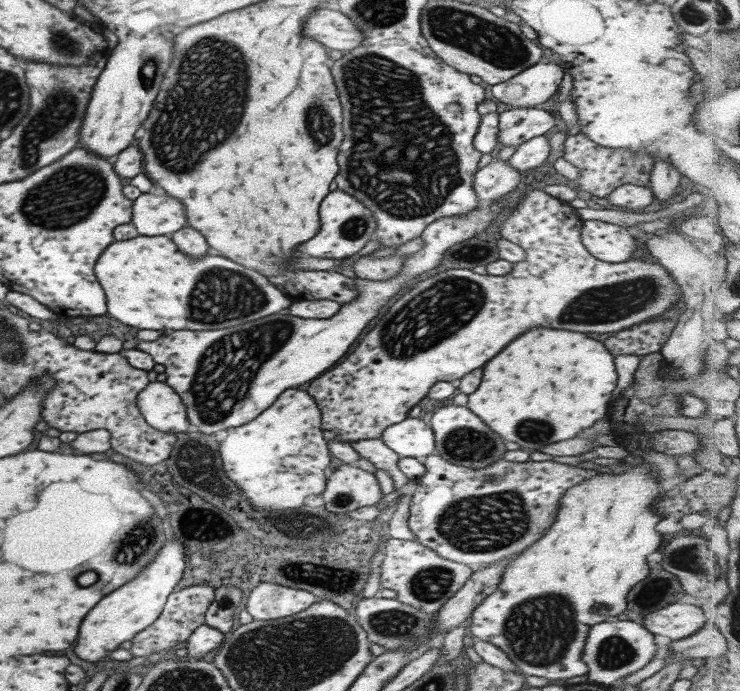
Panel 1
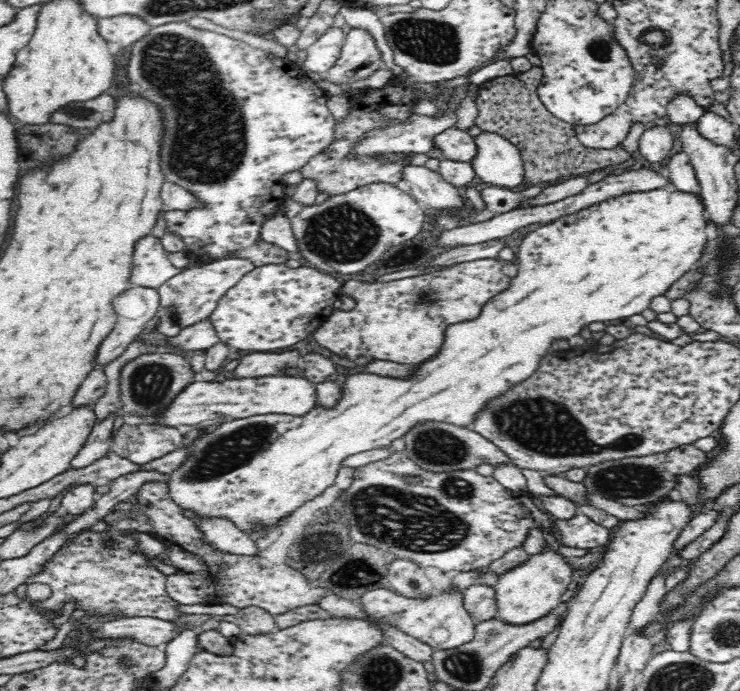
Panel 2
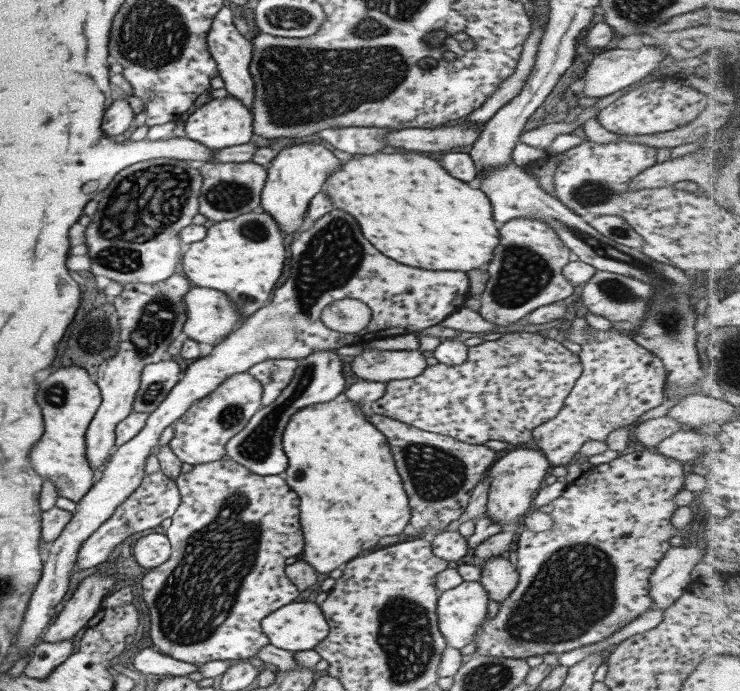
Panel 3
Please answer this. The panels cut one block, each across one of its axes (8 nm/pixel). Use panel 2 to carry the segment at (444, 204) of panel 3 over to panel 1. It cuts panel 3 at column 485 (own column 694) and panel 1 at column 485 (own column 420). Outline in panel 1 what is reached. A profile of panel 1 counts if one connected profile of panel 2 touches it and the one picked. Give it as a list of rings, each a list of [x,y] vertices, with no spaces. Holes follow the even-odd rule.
[[[535,328],[519,334],[507,344],[495,358],[483,364],[480,383],[467,395],[466,407],[478,416],[504,441],[515,442],[522,450],[538,451],[541,446],[575,437],[583,428],[589,428],[595,420],[603,418],[609,392],[615,388],[615,368],[611,354],[585,334],[567,330]]]

